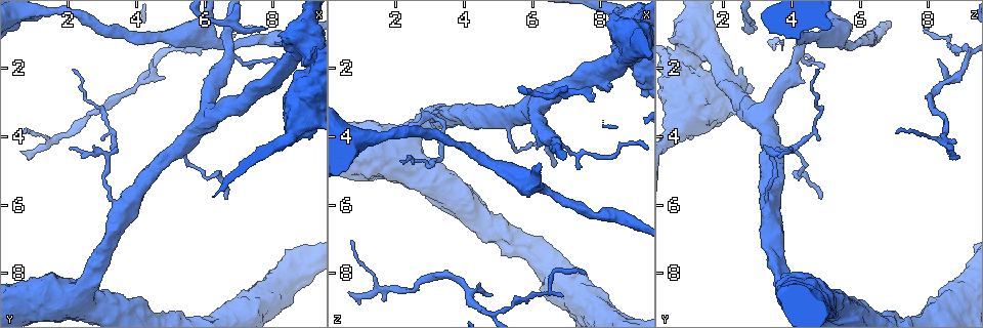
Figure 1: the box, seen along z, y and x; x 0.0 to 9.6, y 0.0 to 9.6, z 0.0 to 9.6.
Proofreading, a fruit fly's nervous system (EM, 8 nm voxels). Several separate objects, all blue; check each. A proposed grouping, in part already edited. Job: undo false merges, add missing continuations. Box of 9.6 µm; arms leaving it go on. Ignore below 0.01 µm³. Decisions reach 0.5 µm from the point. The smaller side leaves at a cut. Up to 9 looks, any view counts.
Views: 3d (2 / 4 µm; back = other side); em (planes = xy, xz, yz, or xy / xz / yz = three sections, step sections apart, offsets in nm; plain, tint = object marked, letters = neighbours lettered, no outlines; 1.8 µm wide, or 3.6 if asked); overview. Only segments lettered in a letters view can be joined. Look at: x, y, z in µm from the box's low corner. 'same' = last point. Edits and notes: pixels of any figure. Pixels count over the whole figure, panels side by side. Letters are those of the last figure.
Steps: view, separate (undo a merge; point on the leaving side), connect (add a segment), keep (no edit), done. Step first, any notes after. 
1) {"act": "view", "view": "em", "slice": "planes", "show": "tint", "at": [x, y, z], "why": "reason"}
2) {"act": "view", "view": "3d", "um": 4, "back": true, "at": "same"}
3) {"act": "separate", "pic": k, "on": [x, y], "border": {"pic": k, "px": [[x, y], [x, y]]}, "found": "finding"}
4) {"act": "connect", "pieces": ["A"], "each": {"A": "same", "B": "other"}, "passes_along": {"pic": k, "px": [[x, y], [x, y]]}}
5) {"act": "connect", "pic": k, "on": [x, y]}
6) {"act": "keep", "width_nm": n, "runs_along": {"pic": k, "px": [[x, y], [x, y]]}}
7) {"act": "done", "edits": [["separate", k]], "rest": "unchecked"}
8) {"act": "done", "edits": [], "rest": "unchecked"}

{"act": "view", "view": "em", "slice": "yz", "step": 16, "show": "letters", "at": [2.15, 2.05, 4.65], "why": "thin end"}

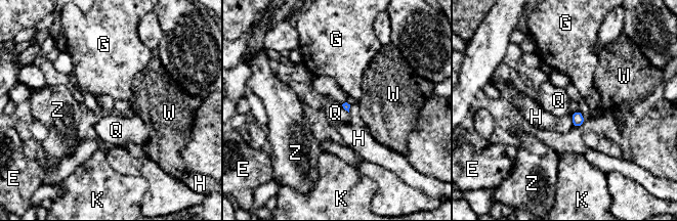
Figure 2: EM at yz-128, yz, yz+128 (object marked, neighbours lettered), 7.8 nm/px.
{"act": "view", "view": "em", "slice": "planes", "show": "letters", "at": "same"}

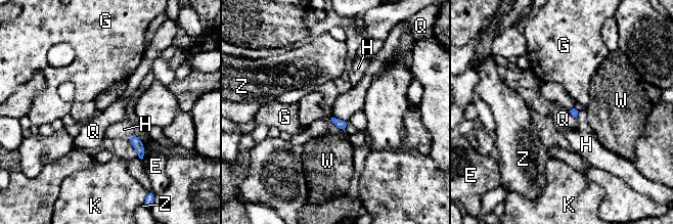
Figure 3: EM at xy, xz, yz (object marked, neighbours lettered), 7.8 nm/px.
{"act": "keep", "each": {"E": "other", "G": "other", "H": "other", "K": "other", "Q": "other", "W": "other", "Z": "other"}, "border": {"pic": 3, "px": [[331, 117], [347, 121]]}, "found": "no lettered segment goes on from it"}

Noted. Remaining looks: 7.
{"act": "view", "view": "em", "slice": "planes", "show": "plain", "at": [0.60, 4.45, 8.55], "why": "an open end"}

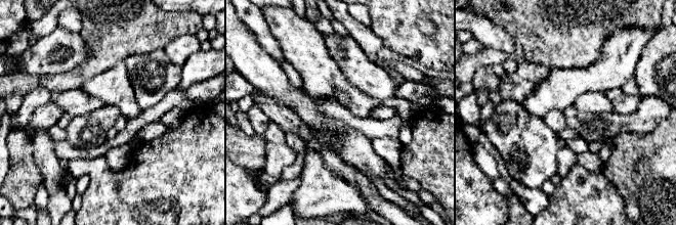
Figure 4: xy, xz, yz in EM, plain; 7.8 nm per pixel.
{"act": "view", "view": "em", "slice": "planes", "show": "tint", "at": "same"}

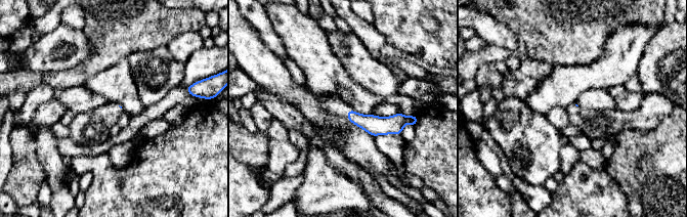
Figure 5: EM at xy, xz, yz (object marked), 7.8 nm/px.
{"act": "view", "view": "em", "slice": "planes", "show": "letters", "at": "same"}

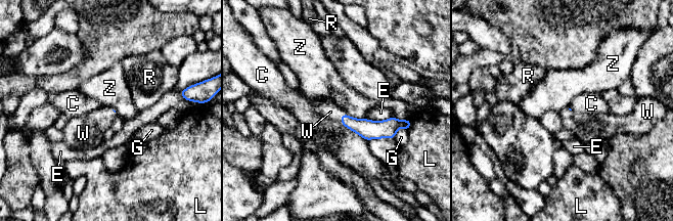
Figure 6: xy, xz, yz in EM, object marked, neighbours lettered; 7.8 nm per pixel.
{"act": "connect", "pieces": ["W"], "longest_contact_nm": ["C", 220], "each": {"C": "other", "E": "other", "G": "other", "L": "other", "R": "other", "W": "same", "Z": "other"}, "passes_along": {"pic": 6, "px": [[367, 129], [341, 119], [330, 112]]}, "found": "it goes on there"}

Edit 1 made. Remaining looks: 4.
{"act": "view", "view": "3d", "um": 4, "at": [4.85, 2.35, 8.60]}

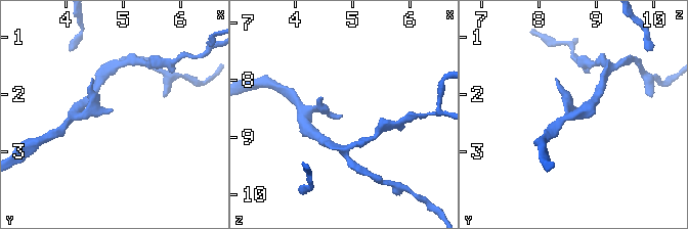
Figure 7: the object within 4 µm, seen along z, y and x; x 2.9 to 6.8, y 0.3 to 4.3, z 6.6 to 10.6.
{"act": "view", "view": "em", "slice": "planes", "show": "tint", "at": [4.80, 2.30, 8.65], "why": "shape alone is not enough"}

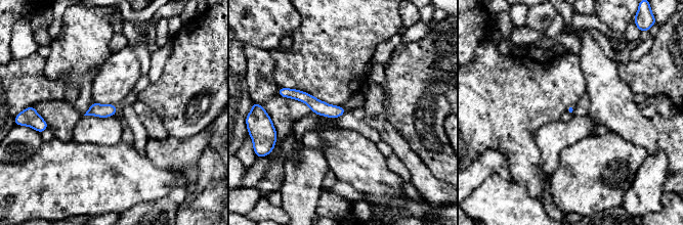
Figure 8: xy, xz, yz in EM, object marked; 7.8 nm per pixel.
{"act": "view", "view": "em", "slice": "planes", "show": "letters", "at": "same", "why": "see the neighbours"}

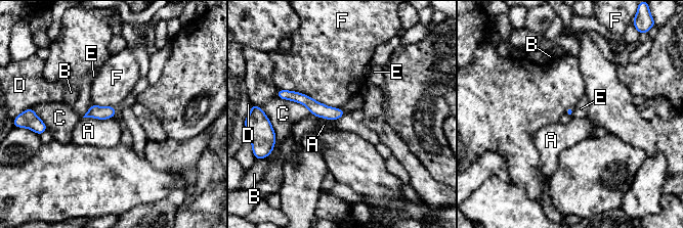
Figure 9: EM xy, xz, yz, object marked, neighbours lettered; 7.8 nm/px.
{"act": "keep", "each": {"A": "other", "B": "other", "C": "other", "D": "other", "E": "other", "F": "other"}, "found": "none of them fits"}

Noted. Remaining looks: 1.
{"act": "done", "edits": [["connect", 6]], "rest": "unchecked"}

